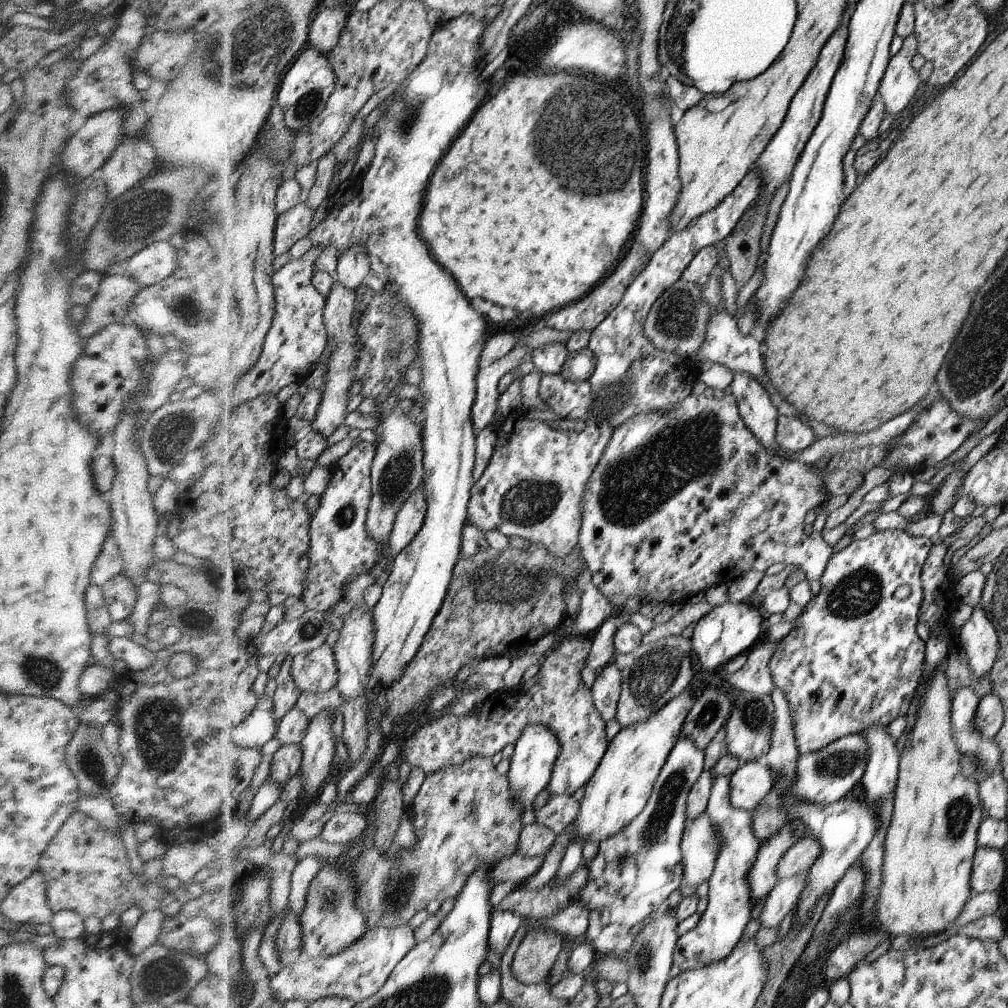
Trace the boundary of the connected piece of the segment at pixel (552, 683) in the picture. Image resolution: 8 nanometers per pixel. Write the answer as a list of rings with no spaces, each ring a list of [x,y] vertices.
[[[570,635],[555,644],[548,656],[541,660],[538,680],[527,691],[522,688],[498,690],[493,698],[486,698],[482,706],[467,715],[443,714],[426,724],[405,744],[405,760],[411,766],[423,768],[426,776],[446,767],[457,767],[471,757],[490,757],[506,745],[514,745],[524,735],[526,726],[548,725],[560,741],[561,754],[553,768],[547,790],[550,794],[573,795],[596,774],[609,748],[604,718],[593,703],[592,689],[580,678],[580,670],[587,666],[592,639],[589,636]]]

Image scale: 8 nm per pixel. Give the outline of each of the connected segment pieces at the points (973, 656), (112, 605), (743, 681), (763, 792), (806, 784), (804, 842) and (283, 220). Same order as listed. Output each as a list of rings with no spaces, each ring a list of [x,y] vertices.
[[[980,606],[973,608],[966,624],[957,629],[957,636],[966,653],[973,678],[987,678],[996,662],[999,638],[994,625]]]
[[[120,572],[110,577],[102,586],[103,597],[113,621],[125,620],[134,610],[138,583]]]
[[[777,643],[758,644],[748,653],[746,664],[734,673],[723,673],[724,679],[739,691],[755,695],[771,695],[775,689],[768,661]]]
[[[763,760],[742,763],[729,778],[730,802],[750,814],[769,796],[774,784],[774,774]]]
[[[848,735],[830,743],[821,751],[799,755],[797,775],[789,791],[797,799],[816,804],[830,804],[844,796],[860,782],[869,760],[869,745],[862,735]]]
[[[806,835],[800,839],[783,856],[783,859],[777,866],[779,880],[781,878],[790,878],[794,875],[807,873],[816,859],[820,856],[821,846],[814,835]]]
[[[304,202],[280,216],[275,239],[277,254],[290,252],[296,242],[300,242],[304,236],[312,234],[310,230],[312,230],[314,216],[316,216],[315,210]]]

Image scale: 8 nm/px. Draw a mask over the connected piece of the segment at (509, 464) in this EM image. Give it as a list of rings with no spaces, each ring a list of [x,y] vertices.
[[[542,374],[541,381],[539,382],[539,396],[540,401],[544,401],[552,407],[554,412],[558,414],[560,418],[574,419],[577,422],[579,420],[583,420],[586,428],[578,434],[578,432],[575,432],[574,430],[556,430],[553,427],[548,426],[546,422],[520,422],[520,424],[518,424],[518,420],[514,420],[510,416],[505,418],[504,422],[497,426],[497,441],[489,463],[487,464],[480,480],[473,484],[469,506],[469,523],[477,526],[484,534],[485,532],[488,532],[488,530],[498,530],[500,534],[504,534],[504,536],[507,536],[508,538],[510,538],[510,536],[518,536],[518,538],[524,538],[526,541],[529,540],[532,545],[544,547],[548,552],[552,553],[559,559],[568,556],[576,547],[578,547],[577,544],[580,542],[580,530],[582,524],[582,500],[584,500],[586,490],[588,490],[588,482],[590,482],[590,478],[597,464],[601,460],[601,456],[604,454],[605,448],[609,444],[614,428],[609,425],[609,422],[606,419],[602,419],[597,413],[593,412],[594,392],[592,384],[590,384],[589,381],[572,382],[566,380],[560,374]]]

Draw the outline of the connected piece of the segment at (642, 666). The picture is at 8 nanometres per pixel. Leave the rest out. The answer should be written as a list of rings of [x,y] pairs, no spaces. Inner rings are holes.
[[[682,635],[659,638],[655,642],[640,645],[631,653],[617,653],[613,663],[620,669],[622,684],[615,719],[621,727],[645,721],[650,714],[658,712],[662,705],[678,696],[690,680],[692,670],[692,642]]]

